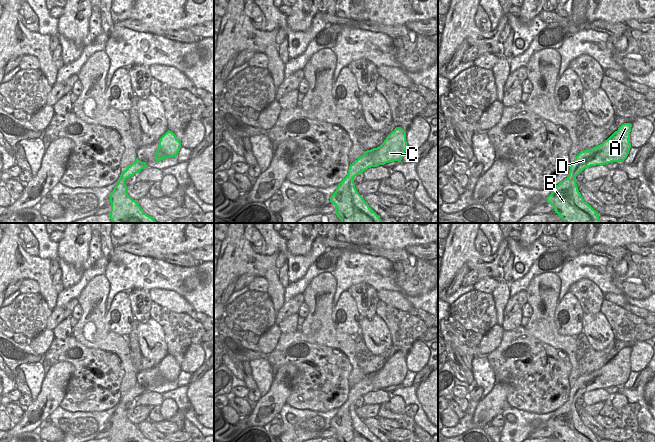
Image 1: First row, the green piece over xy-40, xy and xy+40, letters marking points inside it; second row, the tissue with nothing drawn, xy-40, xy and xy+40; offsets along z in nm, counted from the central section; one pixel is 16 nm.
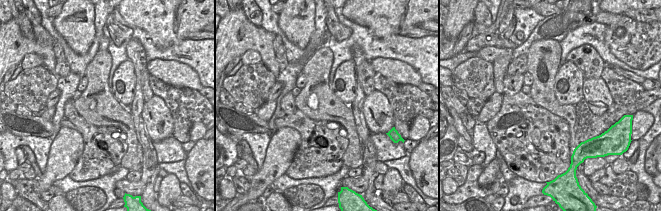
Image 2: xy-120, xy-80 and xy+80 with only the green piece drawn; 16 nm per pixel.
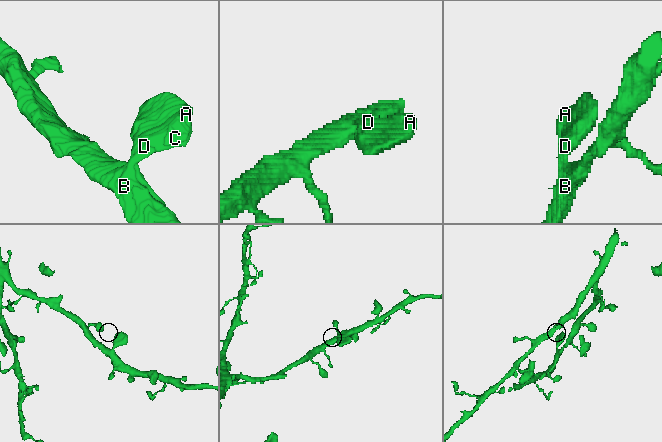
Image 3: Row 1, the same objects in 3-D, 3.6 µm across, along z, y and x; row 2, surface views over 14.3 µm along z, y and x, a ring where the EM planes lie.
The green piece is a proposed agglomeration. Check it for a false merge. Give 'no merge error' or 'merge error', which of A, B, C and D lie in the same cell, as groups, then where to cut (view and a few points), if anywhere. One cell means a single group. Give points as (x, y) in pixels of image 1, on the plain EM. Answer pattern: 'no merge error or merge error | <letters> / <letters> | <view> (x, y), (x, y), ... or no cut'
no merge error | A B C D | no cut

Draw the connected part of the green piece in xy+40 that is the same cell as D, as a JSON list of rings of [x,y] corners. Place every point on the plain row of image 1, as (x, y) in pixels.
[[[631,347],[622,348],[602,368],[580,375],[570,390],[569,399],[547,421],[555,437],[560,442],[599,442],[599,438],[584,425],[578,411],[576,400],[585,392],[605,389],[611,386],[623,386],[630,375]]]

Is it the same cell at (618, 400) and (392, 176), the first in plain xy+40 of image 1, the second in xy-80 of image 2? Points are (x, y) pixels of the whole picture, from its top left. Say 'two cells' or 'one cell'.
one cell

